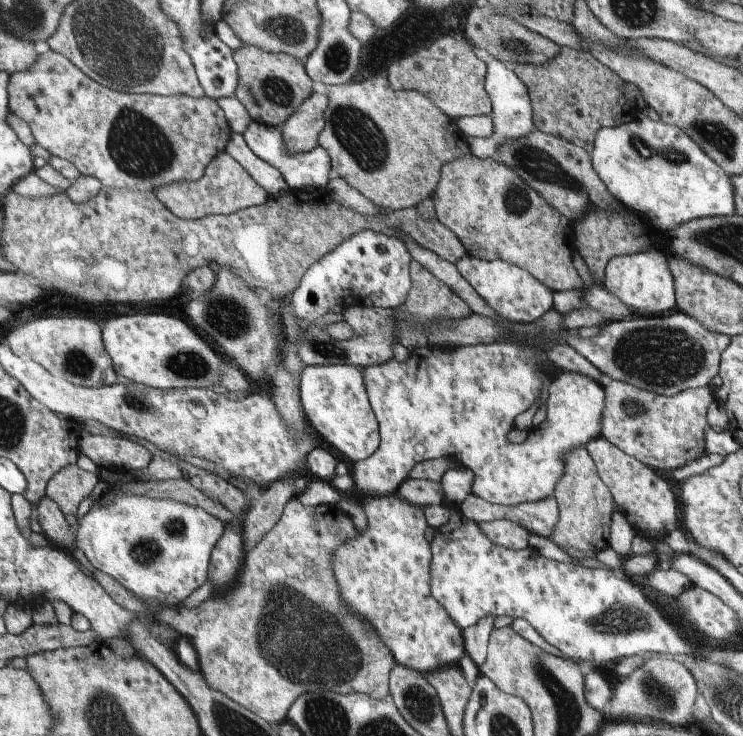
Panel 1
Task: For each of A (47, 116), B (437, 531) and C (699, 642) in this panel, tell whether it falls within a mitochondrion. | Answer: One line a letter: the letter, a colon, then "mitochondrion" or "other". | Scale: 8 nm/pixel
A: other
B: other
C: other

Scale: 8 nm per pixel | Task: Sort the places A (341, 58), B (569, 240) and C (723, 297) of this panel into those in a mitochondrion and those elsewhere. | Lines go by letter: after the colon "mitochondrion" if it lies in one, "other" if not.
A: mitochondrion
B: other
C: other

